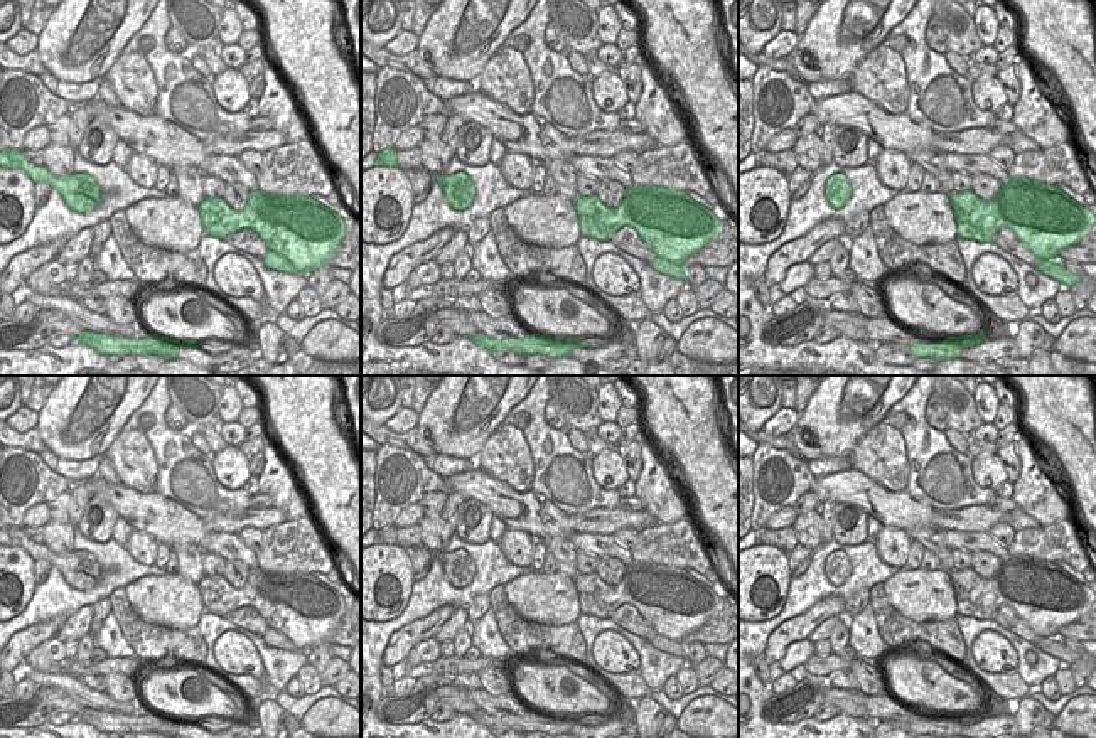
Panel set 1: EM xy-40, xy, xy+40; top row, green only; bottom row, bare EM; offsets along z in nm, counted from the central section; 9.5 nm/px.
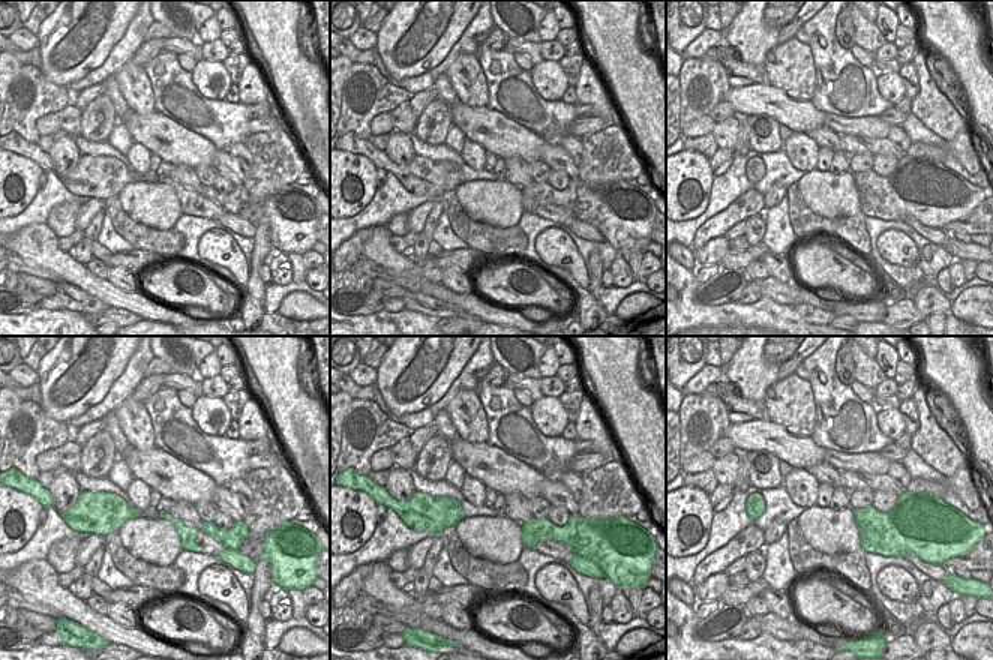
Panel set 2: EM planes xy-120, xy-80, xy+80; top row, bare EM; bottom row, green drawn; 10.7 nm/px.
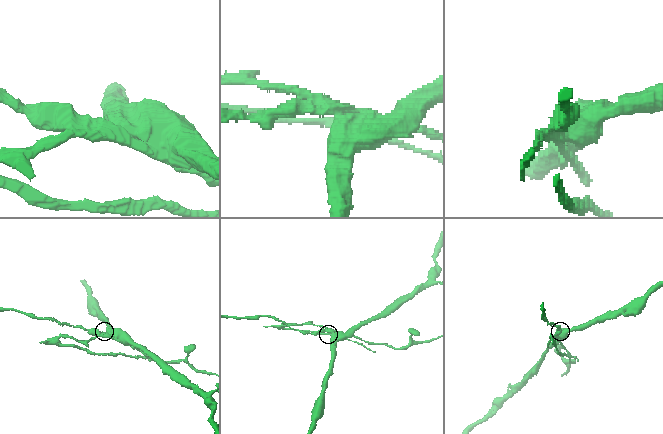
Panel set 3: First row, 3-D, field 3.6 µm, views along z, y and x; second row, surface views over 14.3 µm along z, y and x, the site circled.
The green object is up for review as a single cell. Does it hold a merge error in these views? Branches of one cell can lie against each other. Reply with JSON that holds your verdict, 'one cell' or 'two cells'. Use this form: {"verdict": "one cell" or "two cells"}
{"verdict": "two cells"}

